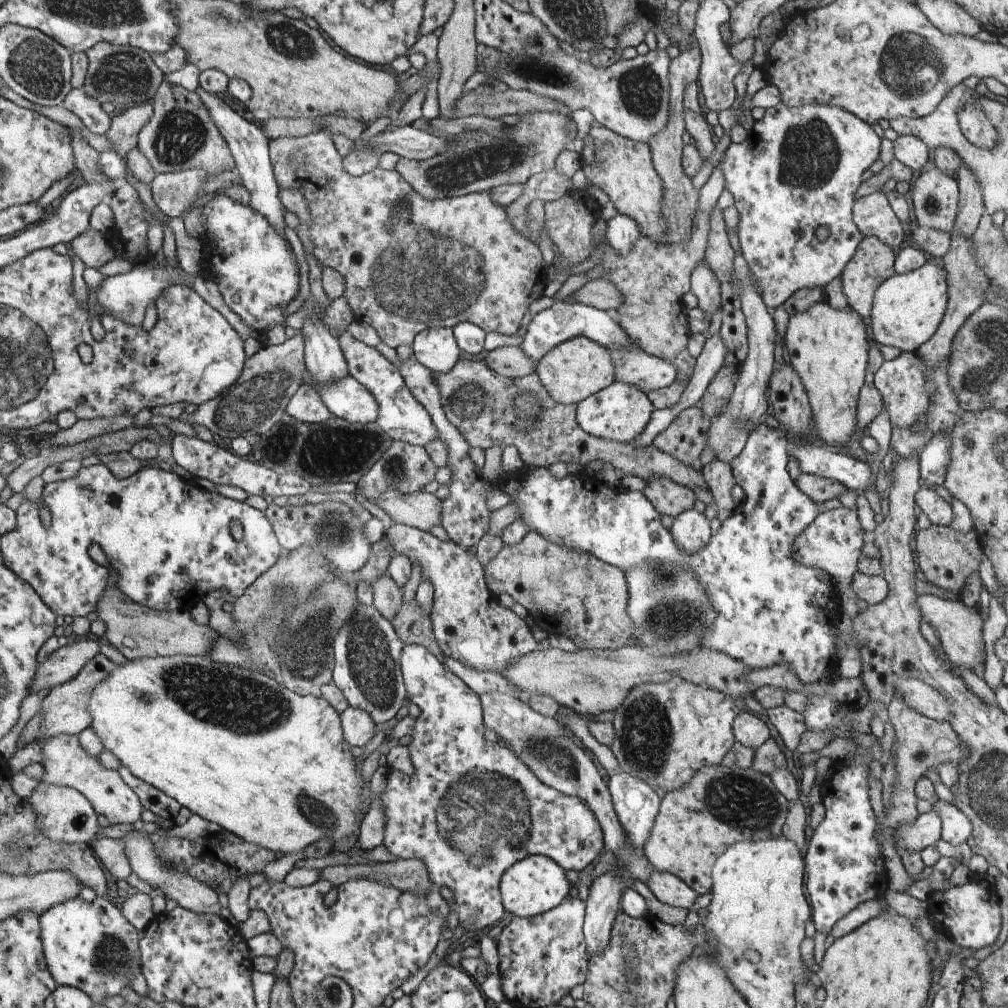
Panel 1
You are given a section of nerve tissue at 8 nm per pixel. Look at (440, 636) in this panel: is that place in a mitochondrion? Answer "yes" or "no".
no

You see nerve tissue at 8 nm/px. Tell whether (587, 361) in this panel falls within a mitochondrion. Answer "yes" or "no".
no

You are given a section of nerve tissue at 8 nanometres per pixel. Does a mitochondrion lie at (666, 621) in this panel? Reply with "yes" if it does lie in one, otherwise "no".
yes

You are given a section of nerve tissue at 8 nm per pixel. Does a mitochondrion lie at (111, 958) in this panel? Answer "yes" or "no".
yes

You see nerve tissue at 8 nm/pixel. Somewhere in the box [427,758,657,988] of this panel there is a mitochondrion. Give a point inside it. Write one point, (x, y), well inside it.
(483, 815)

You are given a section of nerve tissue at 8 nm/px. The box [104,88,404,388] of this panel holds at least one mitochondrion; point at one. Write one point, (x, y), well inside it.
(180, 136)

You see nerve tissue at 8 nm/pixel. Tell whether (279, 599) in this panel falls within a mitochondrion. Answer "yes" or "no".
yes

